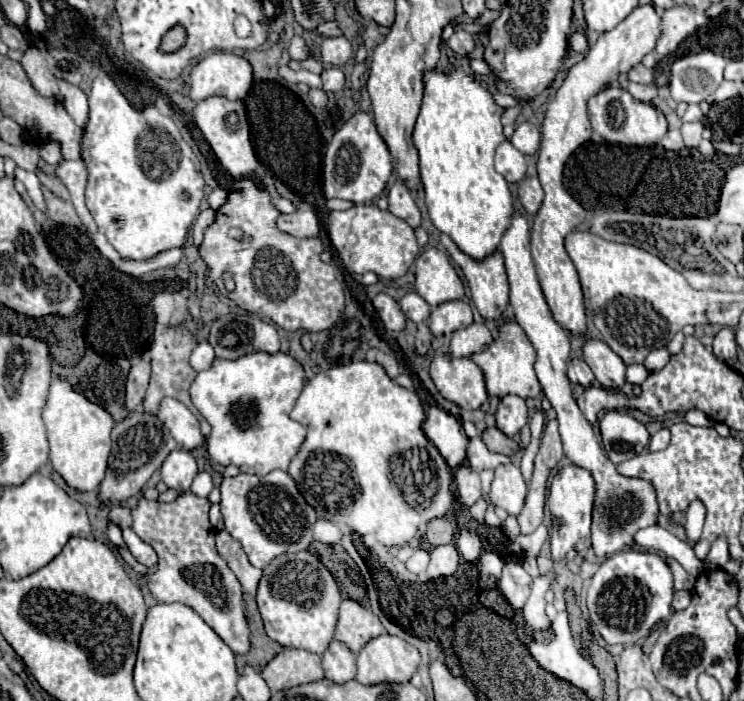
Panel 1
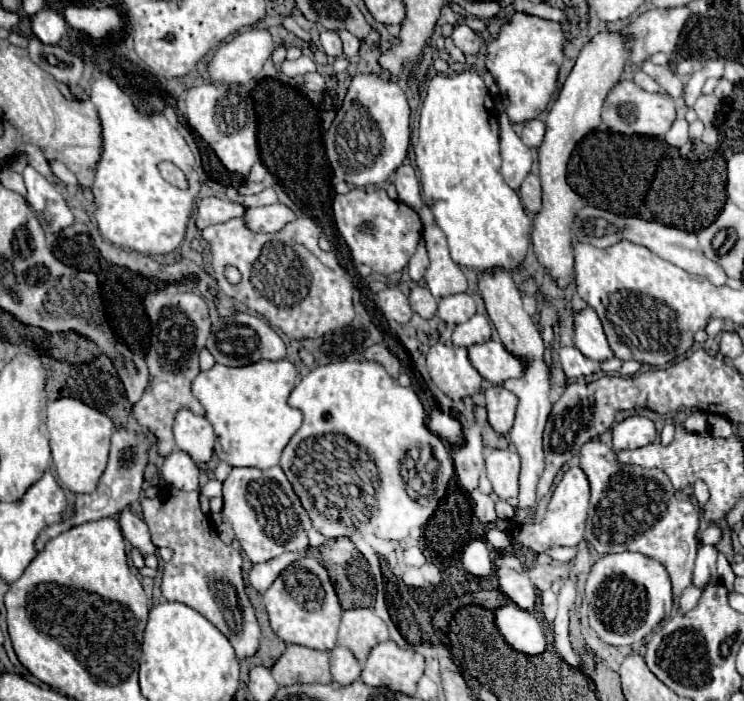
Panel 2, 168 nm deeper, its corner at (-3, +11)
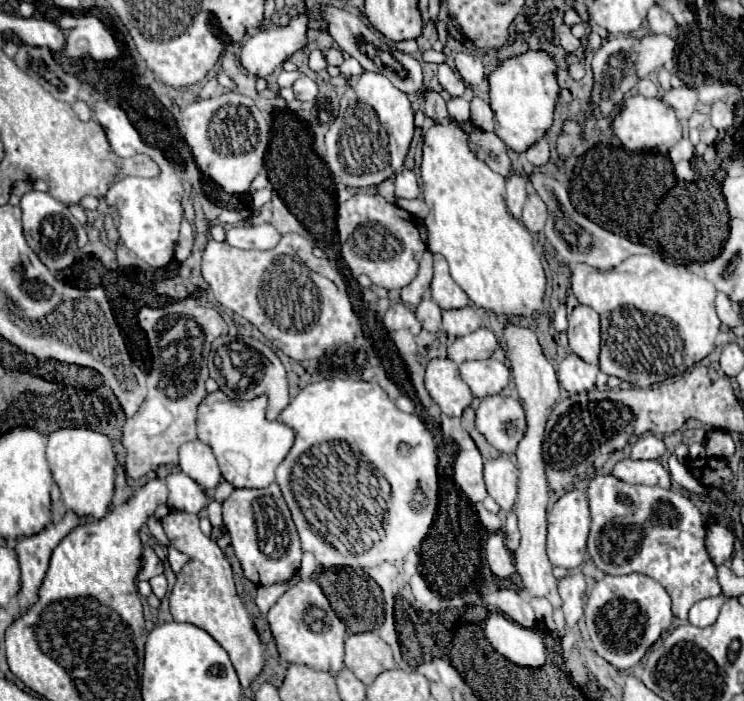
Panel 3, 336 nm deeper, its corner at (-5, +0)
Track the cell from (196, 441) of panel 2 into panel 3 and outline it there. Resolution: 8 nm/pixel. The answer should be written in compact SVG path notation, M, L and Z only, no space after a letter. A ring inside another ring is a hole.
M193 440L193 442L187 442L181 446L179 466L203 490L217 488L221 482L221 472L219 472L219 466L217 466L217 460L215 460L211 448L201 444L199 440Z

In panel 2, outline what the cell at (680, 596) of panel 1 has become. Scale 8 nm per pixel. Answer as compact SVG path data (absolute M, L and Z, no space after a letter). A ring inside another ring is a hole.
M691 585L691 587L683 589L683 593L681 593L681 597L679 597L679 605L681 605L683 609L691 609L691 607L697 605L699 599L701 599L701 589L695 587L695 585Z

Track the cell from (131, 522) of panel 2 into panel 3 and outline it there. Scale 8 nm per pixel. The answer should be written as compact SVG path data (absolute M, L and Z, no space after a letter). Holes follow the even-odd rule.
M145 546L143 548L143 568L139 572L139 580L151 580L153 576L163 574L163 562L157 558L157 554L153 552L153 548Z

